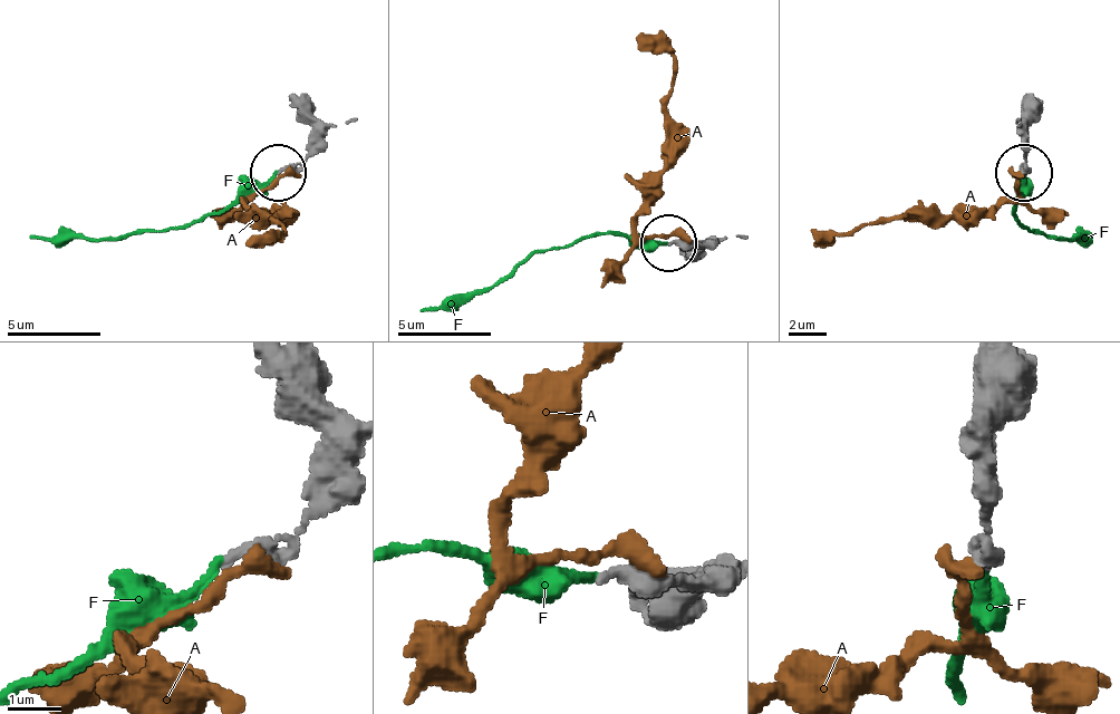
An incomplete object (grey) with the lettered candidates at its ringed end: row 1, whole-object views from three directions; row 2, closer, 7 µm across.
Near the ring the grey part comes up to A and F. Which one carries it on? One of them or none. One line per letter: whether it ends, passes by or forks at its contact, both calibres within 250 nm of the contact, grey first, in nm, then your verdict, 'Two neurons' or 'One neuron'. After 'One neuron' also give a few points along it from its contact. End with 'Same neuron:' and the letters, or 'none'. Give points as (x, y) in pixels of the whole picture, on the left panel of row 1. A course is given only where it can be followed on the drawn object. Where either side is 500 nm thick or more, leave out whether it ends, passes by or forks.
A: It ends there. Thickness 360 nm (grey) against 360 nm. Two neurons
F: It ends there. Thickness 300 nm (grey) against 150 nm. One neuron. Its course: (279, 172), (172, 228), (97, 237), (31, 237)
Same neuron: F

